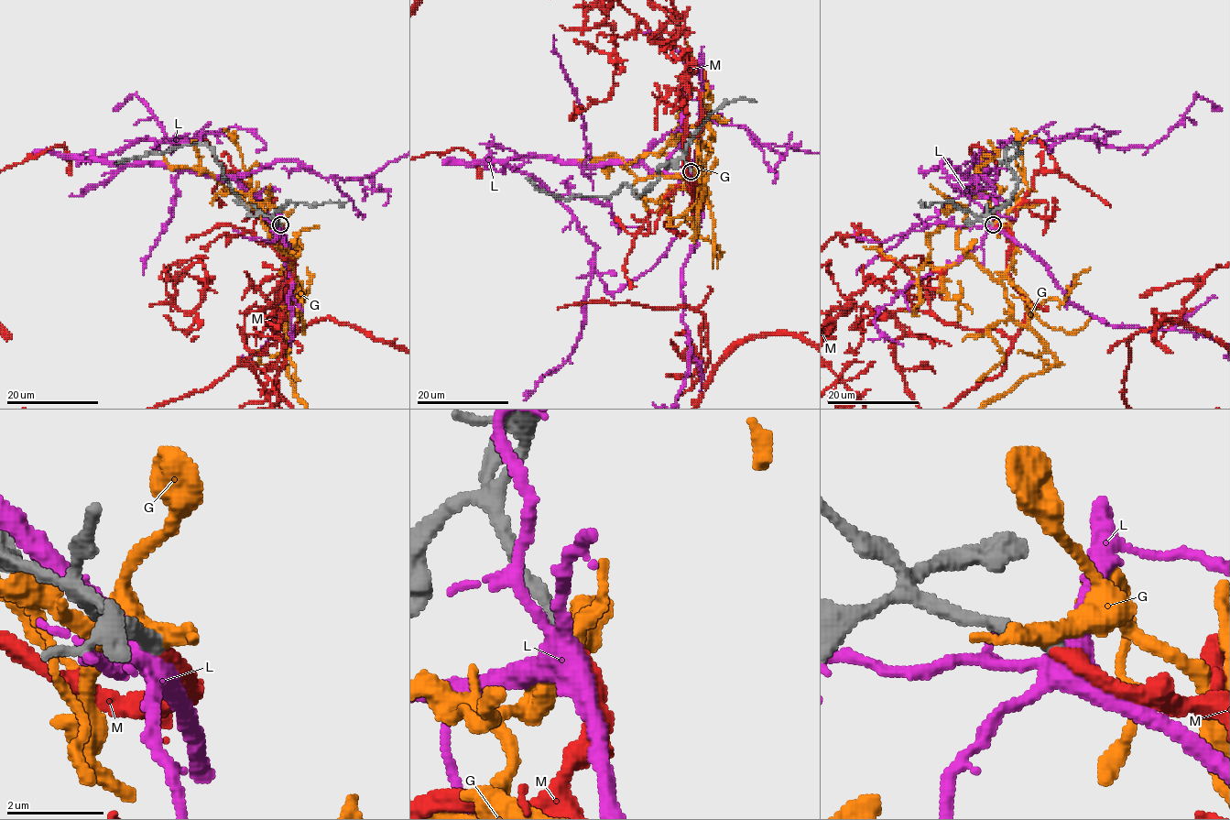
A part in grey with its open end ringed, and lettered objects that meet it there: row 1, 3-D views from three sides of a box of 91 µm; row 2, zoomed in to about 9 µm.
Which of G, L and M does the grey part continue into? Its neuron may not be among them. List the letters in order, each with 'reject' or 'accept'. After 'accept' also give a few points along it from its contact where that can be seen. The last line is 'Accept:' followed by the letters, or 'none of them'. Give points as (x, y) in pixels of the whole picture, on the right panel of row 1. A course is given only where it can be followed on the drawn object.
G: reject
L: reject
M: accept
Accept: M

